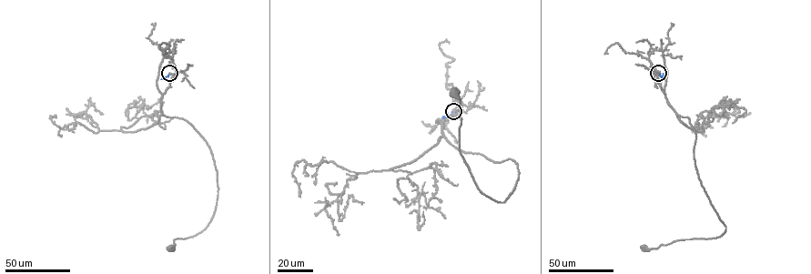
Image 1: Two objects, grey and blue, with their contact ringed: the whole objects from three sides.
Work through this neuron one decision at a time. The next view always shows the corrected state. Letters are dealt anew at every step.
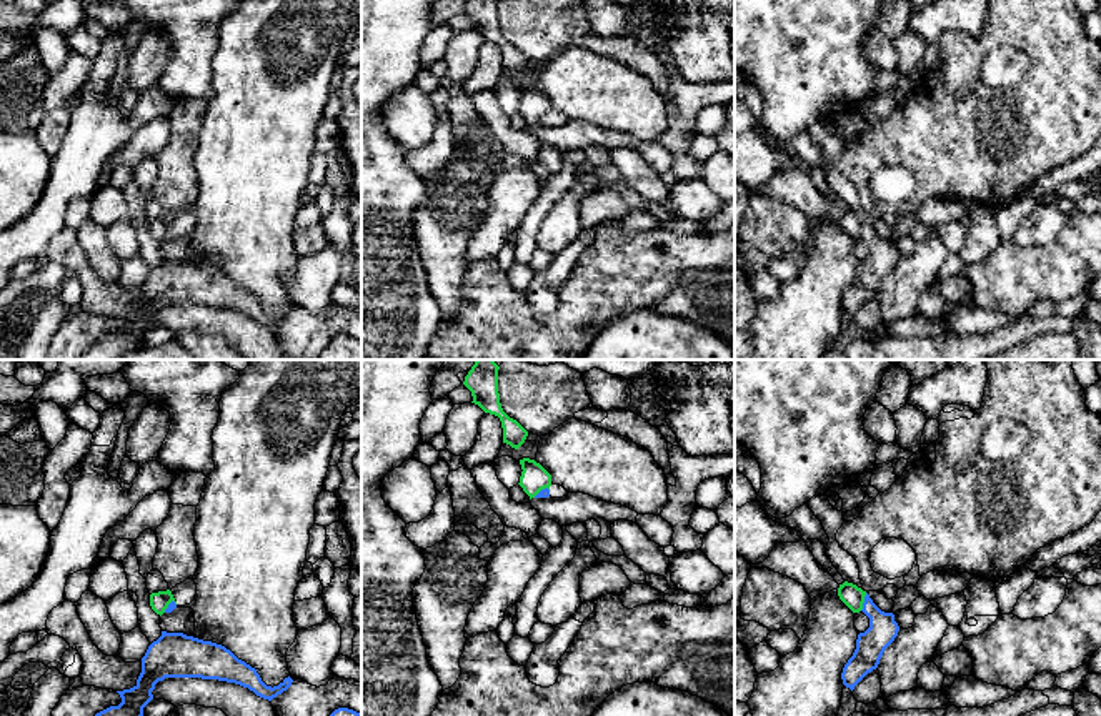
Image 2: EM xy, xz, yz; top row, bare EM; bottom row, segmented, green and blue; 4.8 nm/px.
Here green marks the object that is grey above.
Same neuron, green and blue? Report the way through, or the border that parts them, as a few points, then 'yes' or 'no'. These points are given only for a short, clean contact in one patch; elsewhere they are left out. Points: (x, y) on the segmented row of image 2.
border yz (866, 593), (860, 610); no

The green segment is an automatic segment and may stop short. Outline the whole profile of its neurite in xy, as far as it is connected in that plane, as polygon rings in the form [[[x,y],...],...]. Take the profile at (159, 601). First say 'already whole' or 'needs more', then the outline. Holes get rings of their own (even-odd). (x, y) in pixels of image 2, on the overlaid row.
already whole | [[[170,589],[150,594],[150,606],[160,616],[165,613],[172,601],[175,601],[175,598]]]

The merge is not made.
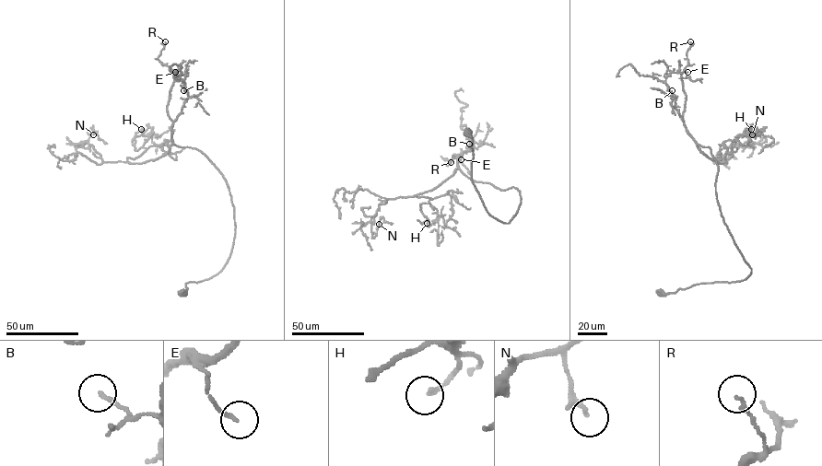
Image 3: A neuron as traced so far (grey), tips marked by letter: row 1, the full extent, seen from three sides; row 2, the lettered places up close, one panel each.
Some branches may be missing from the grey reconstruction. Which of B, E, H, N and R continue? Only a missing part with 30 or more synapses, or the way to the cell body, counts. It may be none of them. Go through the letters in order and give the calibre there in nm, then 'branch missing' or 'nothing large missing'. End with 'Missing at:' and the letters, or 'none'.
B: calibre 140 nm; nothing large missing
E: calibre 130 nm; nothing large missing
H: calibre 180 nm; nothing large missing
N: calibre 110 nm; nothing large missing
R: calibre 150 nm; nothing large missing
Missing at: none

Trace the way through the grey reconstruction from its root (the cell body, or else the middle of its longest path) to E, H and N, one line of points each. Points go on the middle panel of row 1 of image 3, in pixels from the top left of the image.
E: (468, 133), (472, 181), (487, 211), (508, 223), (520, 192), (469, 179), (452, 156), (463, 153), (461, 159)
H: (468, 133), (487, 211), (517, 213), (515, 188), (457, 168), (413, 196), (431, 199), (427, 223)
N: (468, 133), (484, 205), (511, 220), (515, 188), (457, 168), (380, 203), (373, 238), (379, 224)

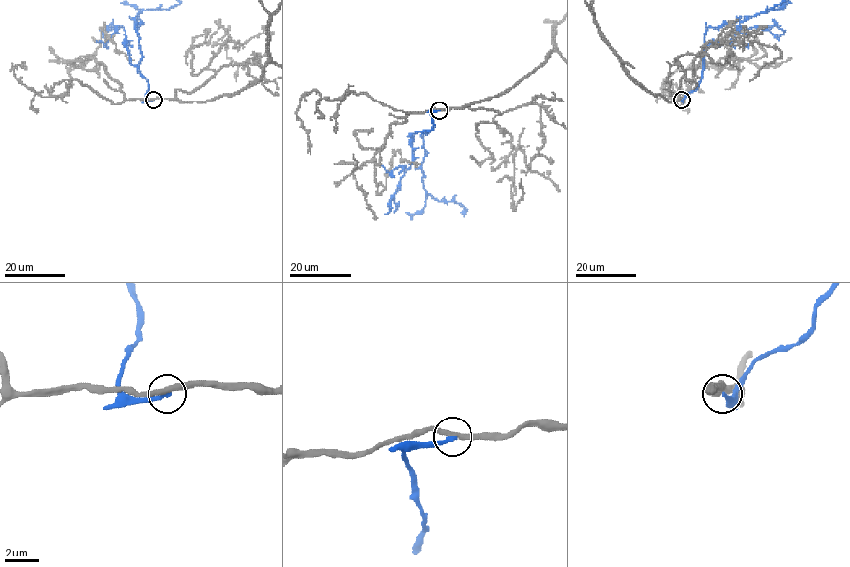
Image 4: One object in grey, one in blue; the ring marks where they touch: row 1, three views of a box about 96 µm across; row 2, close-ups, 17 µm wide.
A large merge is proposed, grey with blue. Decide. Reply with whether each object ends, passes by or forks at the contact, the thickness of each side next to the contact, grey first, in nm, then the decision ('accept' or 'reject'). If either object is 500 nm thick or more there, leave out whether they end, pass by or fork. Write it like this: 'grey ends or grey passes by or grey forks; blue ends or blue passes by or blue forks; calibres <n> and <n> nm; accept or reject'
grey passes by; blue ends; calibres 300 and 280 nm; reject

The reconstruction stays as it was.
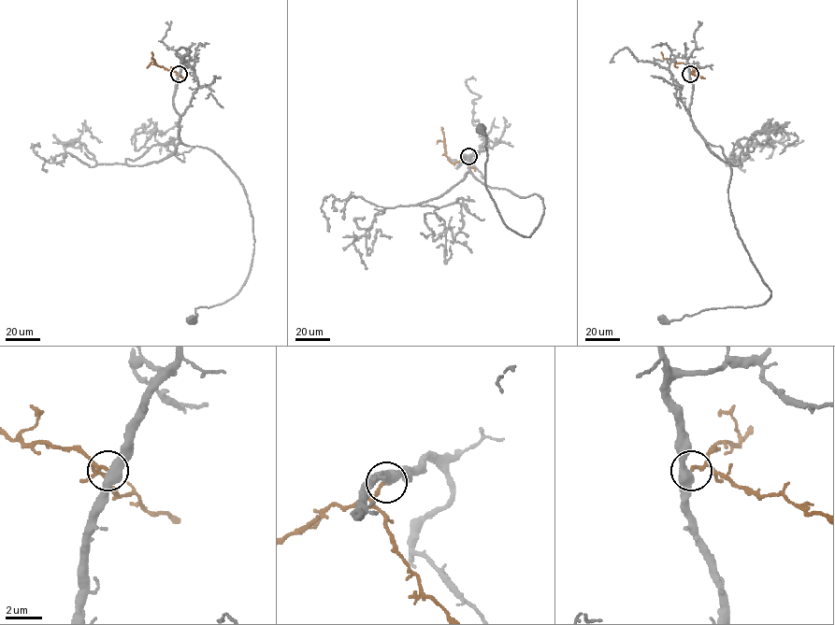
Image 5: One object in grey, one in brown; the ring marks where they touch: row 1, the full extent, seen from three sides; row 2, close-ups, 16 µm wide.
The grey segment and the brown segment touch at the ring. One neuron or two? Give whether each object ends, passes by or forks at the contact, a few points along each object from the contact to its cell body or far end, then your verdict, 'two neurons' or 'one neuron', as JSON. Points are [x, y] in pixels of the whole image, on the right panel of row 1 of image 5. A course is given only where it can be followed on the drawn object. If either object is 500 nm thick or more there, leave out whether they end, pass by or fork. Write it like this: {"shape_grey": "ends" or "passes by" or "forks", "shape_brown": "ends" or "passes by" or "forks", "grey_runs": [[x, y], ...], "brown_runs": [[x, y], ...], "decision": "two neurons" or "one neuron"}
{"shape_grey": "passes by", "shape_brown": "ends", "grey_runs": [[690, 74], [690, 120], [708, 143], [722, 148], [730, 167], [735, 227], [770, 296], [756, 305], [664, 320]], "brown_runs": [[690, 74], [697, 66], [664, 59], [661, 51]], "decision": "one neuron"}

